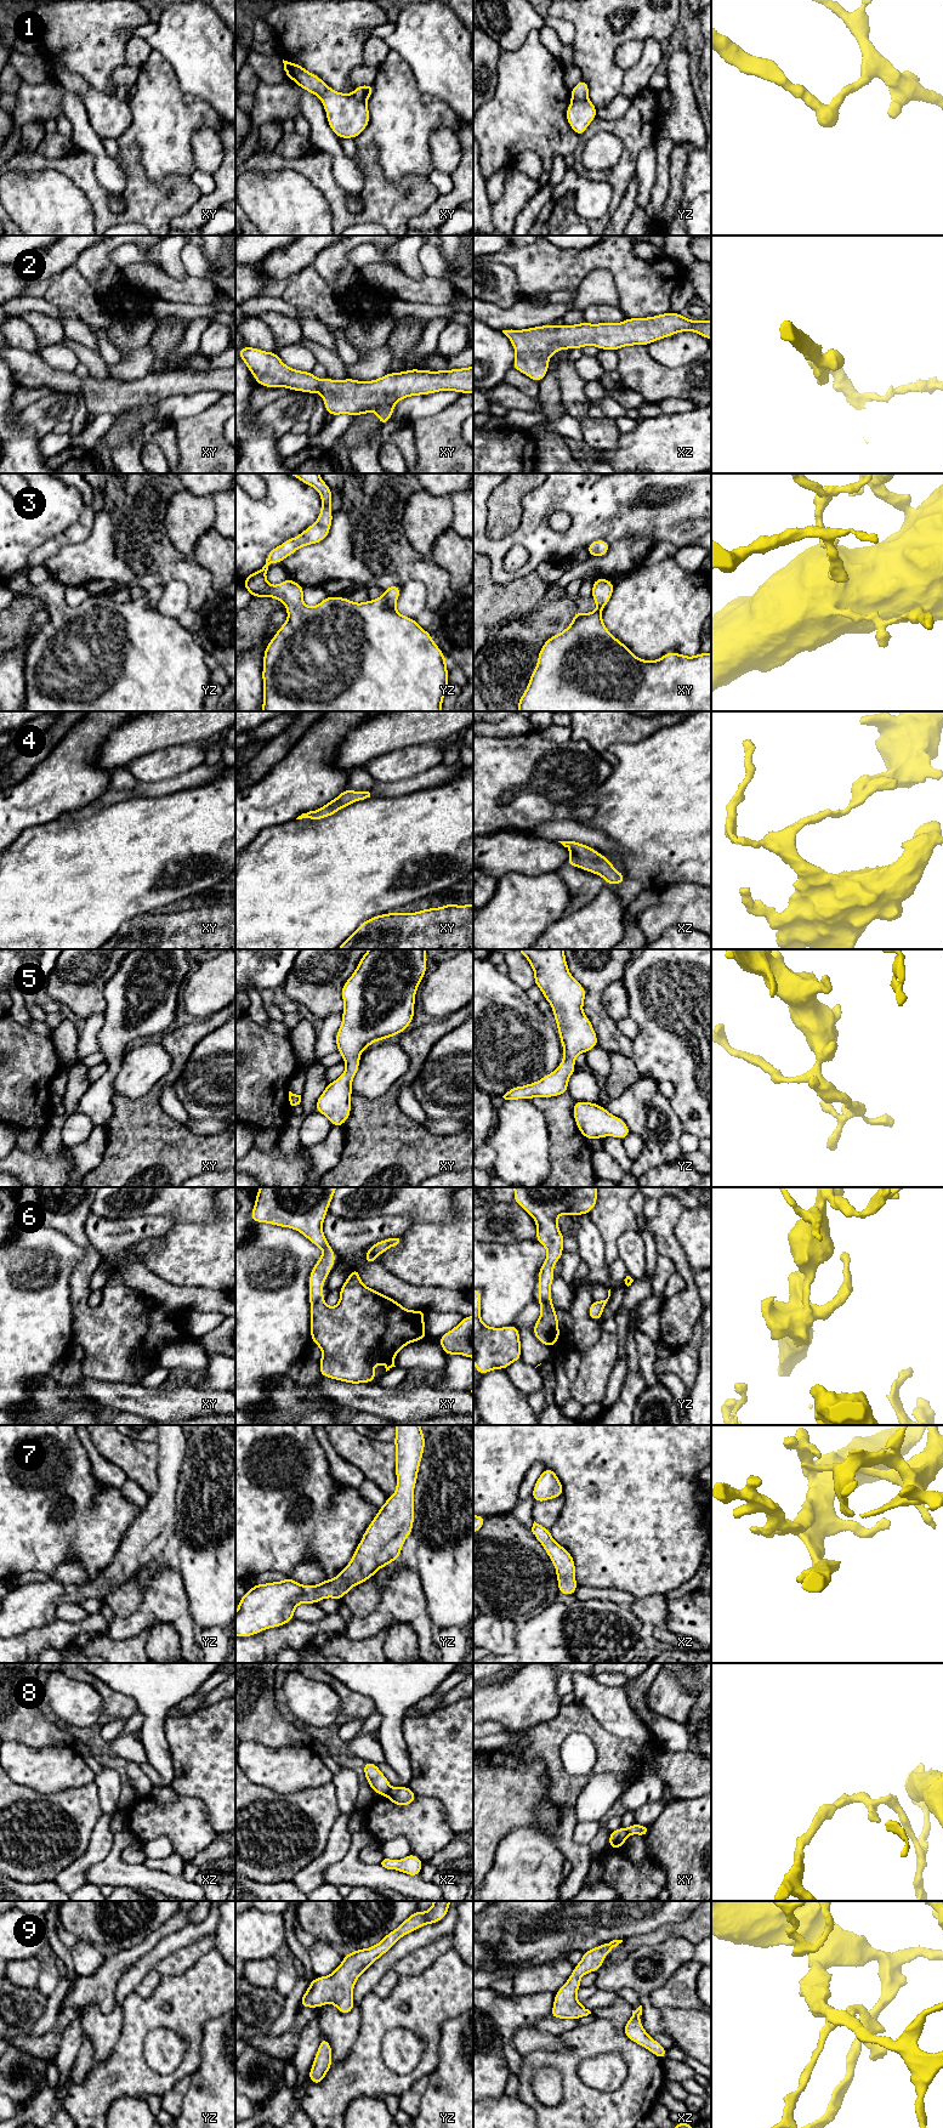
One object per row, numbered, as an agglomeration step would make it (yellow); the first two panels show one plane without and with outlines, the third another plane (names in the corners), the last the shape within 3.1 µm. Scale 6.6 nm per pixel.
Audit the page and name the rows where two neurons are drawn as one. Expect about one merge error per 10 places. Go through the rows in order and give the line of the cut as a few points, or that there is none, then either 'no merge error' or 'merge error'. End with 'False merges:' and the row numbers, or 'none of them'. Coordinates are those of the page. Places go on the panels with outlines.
1: cut yz (572, 98), (586, 100); merge error
2: cut none; no merge error
3: cut none; no merge error
4: cut none; no merge error
5: cut none; no merge error
6: cut none; no merge error
7: cut none; no merge error
8: cut xz (390, 1787), (386, 1795); merge error
9: cut none; no merge error
False merges: 1, 8

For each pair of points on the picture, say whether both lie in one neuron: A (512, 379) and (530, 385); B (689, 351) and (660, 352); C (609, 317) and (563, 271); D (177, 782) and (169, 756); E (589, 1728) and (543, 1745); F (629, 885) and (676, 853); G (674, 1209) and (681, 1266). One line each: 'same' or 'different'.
A: same
B: same
C: different
D: different
E: same
F: different
G: same

